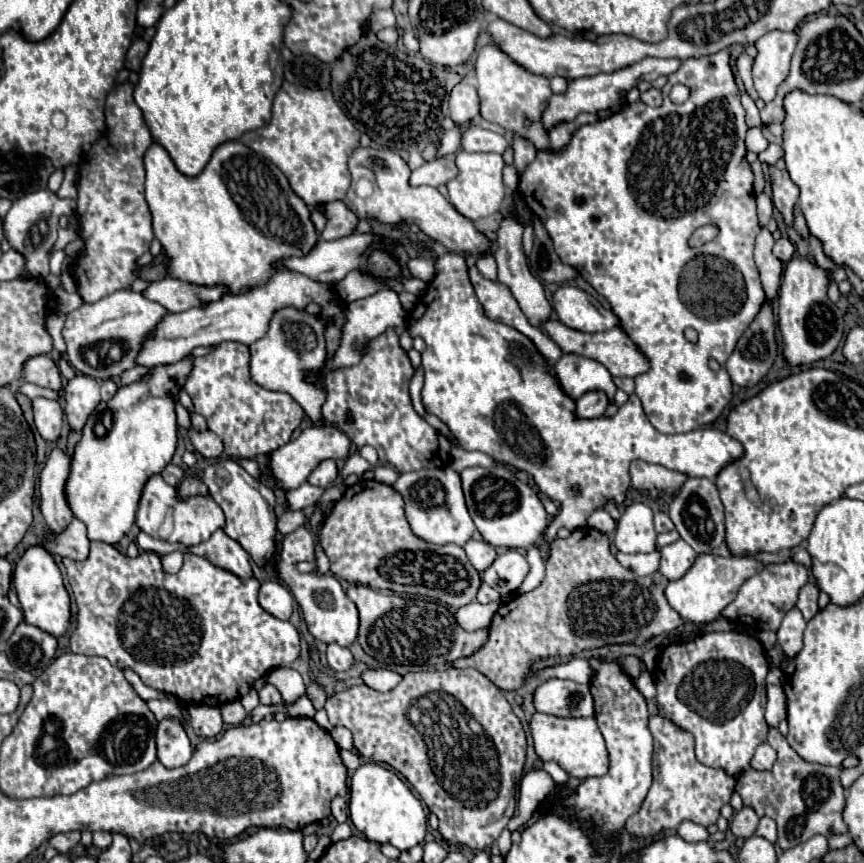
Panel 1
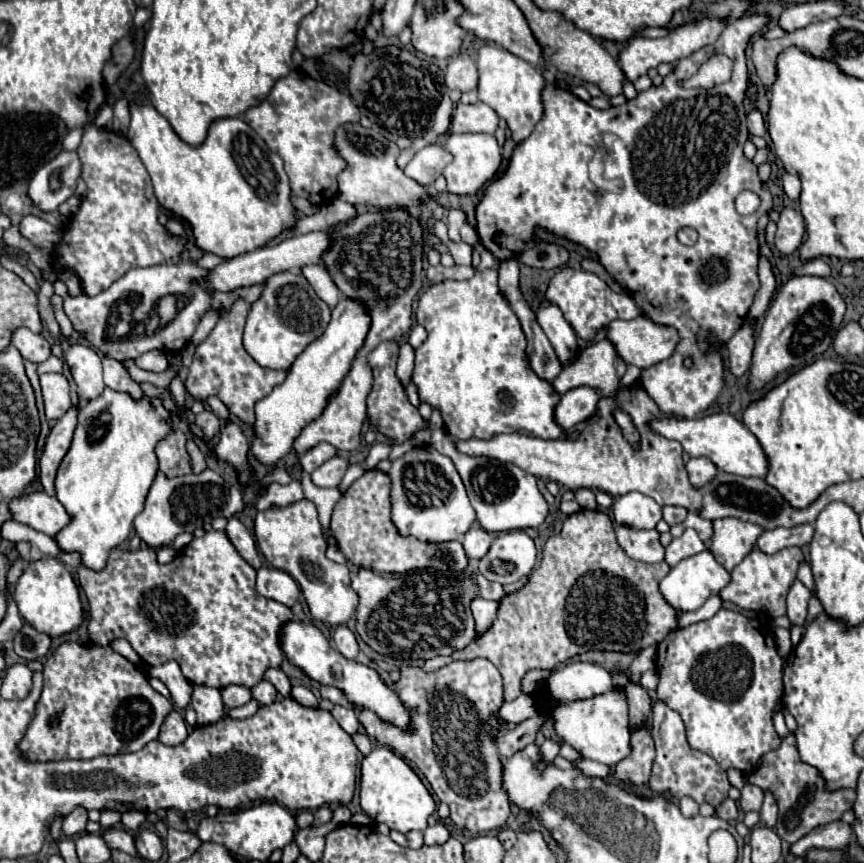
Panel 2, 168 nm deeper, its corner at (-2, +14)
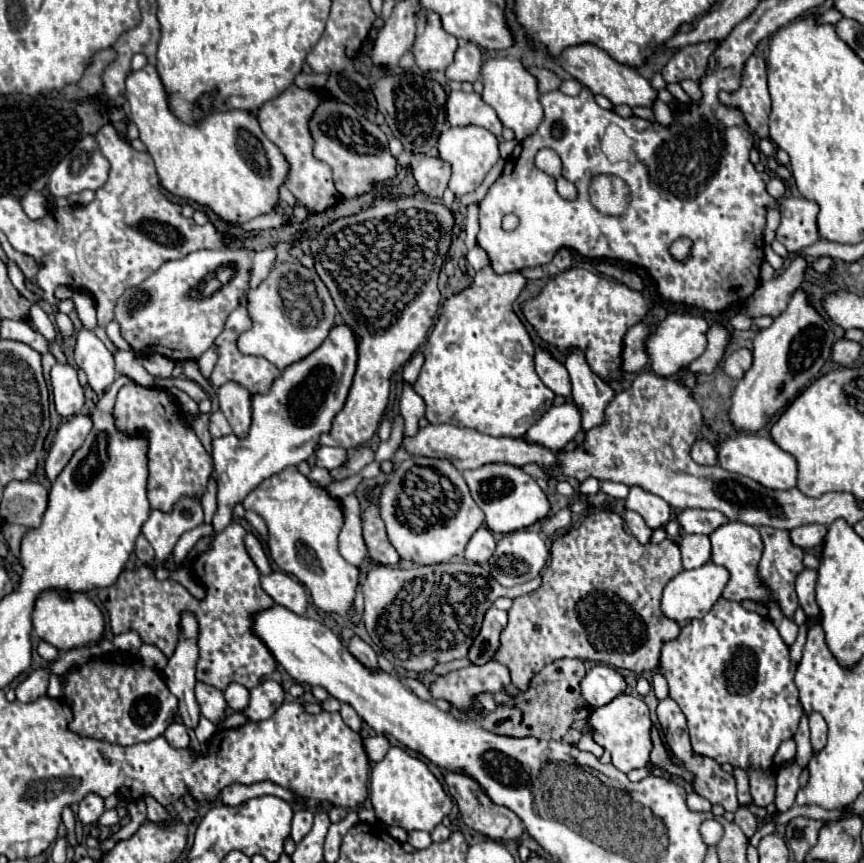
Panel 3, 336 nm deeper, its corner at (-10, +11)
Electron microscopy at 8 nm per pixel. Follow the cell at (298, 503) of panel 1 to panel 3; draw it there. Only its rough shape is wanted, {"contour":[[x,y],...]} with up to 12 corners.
{"contour":[[357,447],[345,467],[333,469],[333,479],[359,473],[375,459],[371,447]]}

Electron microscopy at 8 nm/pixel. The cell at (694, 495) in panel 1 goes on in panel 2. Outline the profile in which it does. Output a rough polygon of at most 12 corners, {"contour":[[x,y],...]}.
{"contour":[[691,458],[687,474],[693,488],[703,488],[717,476],[709,458]]}

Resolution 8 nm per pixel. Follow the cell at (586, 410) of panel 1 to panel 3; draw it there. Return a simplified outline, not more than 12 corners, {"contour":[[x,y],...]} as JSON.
{"contour":[[575,403],[551,407],[521,439],[559,451],[579,431]]}

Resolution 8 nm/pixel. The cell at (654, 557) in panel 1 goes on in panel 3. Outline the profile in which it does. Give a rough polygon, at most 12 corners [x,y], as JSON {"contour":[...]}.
{"contour":[[625,511],[625,523],[639,543],[649,543],[651,529],[635,511]]}

